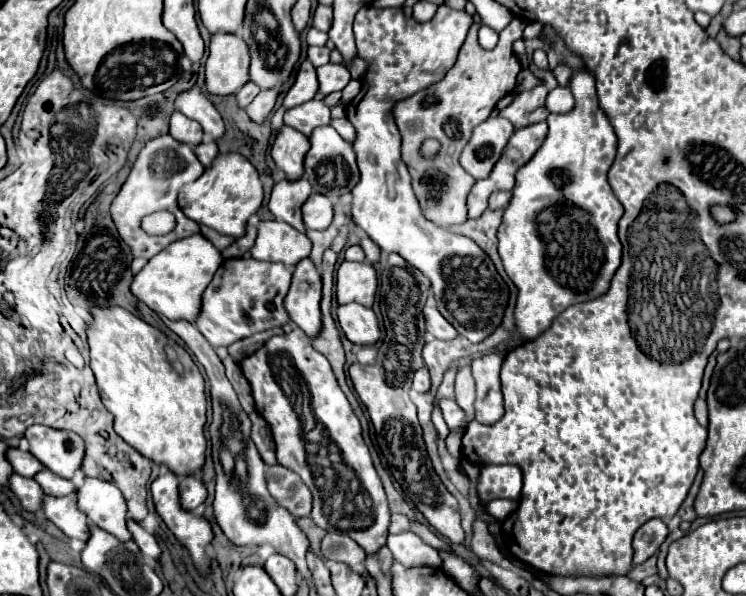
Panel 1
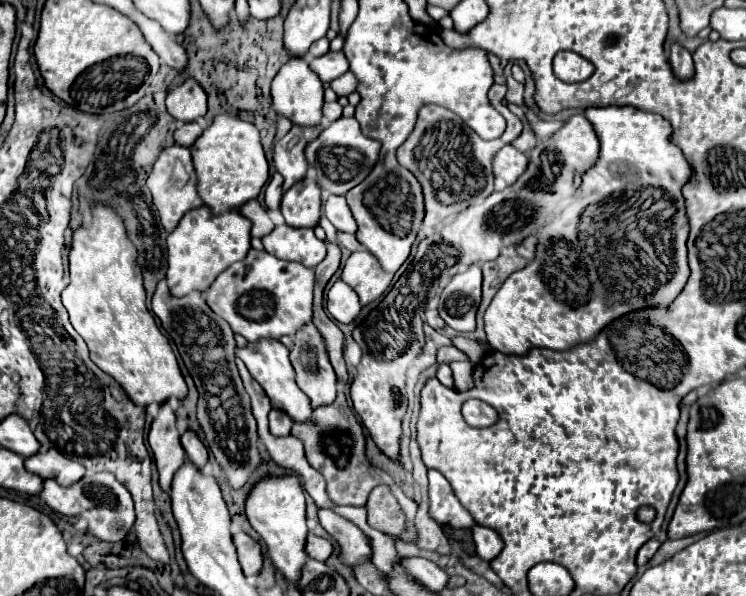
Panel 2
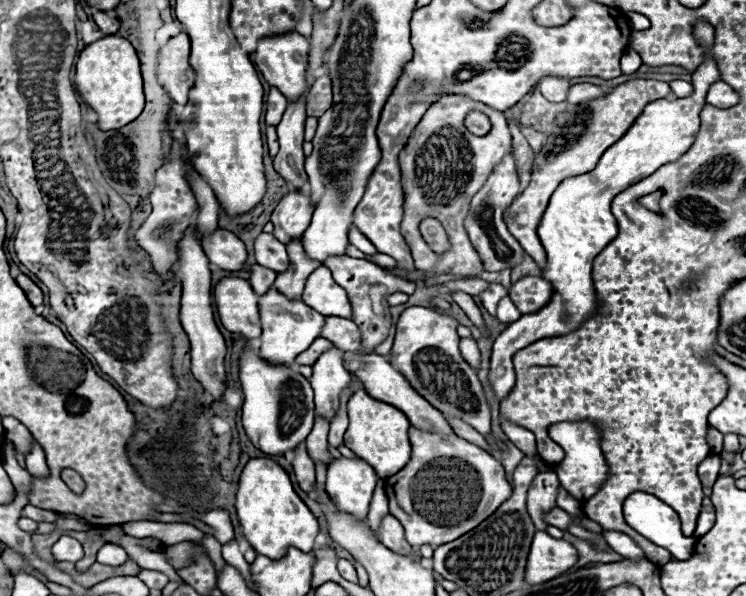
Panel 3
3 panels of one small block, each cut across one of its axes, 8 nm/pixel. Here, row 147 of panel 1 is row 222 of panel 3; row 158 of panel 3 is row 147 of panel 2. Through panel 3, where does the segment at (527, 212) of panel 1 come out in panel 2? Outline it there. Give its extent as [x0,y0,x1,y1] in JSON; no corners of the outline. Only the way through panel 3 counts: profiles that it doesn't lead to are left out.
[484,106,690,354]

